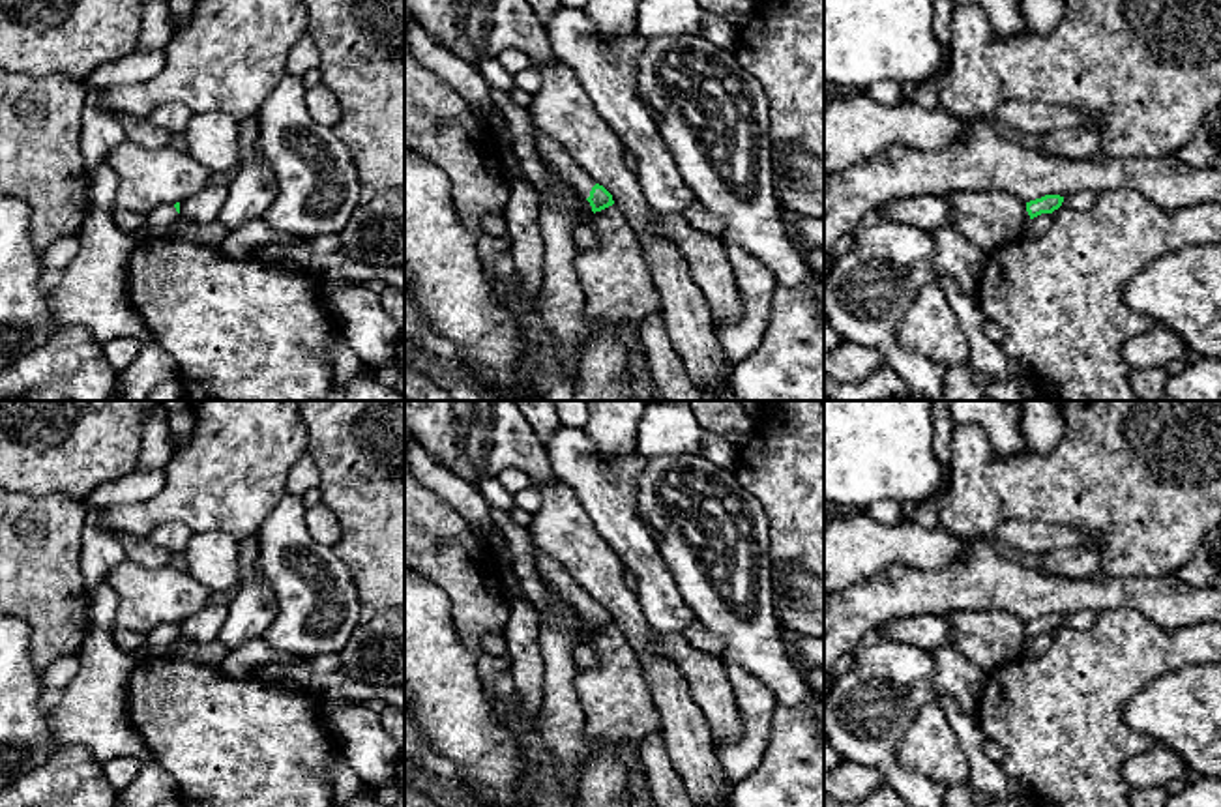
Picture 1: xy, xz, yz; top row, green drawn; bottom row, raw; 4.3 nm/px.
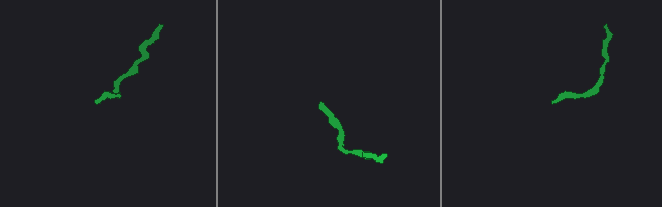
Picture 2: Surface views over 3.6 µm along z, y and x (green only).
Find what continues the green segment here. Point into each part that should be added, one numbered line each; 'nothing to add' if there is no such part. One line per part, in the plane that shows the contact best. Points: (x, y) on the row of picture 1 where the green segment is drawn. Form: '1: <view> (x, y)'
1: xz (553, 154)

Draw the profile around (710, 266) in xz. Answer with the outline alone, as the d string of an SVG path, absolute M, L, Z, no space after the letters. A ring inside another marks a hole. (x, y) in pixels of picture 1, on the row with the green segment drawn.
M654 213L659 236L670 240L689 264L689 273L708 303L713 328L742 316L742 296L725 240L693 228L684 215Z

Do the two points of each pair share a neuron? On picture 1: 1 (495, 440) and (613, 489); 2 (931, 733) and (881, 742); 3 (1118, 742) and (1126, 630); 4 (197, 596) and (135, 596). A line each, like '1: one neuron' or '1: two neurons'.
1: two neurons
2: two neurons
3: one neuron
4: one neuron

